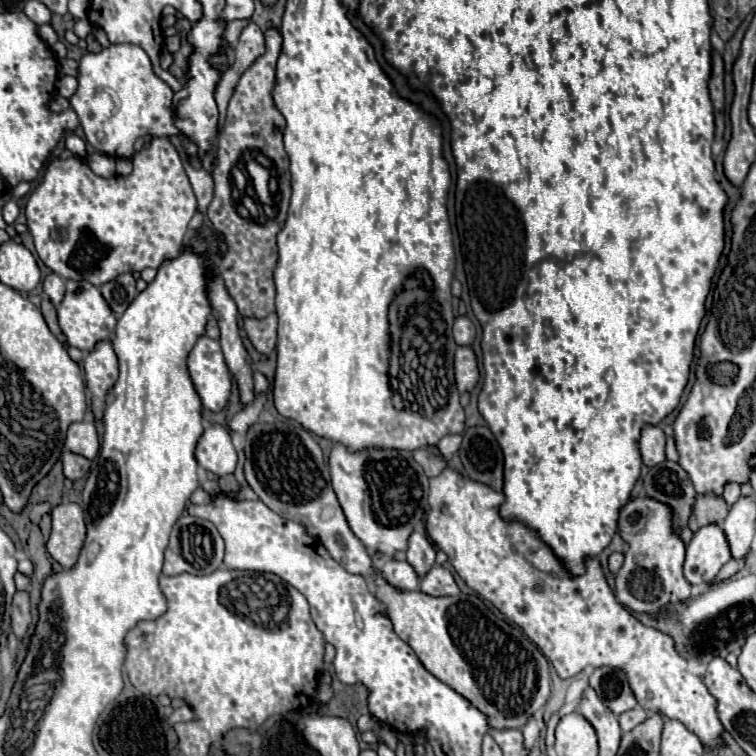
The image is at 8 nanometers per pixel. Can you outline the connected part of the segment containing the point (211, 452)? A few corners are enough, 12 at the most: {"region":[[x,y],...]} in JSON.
{"region":[[220,424],[206,426],[196,462],[226,476],[236,468],[236,450]]}

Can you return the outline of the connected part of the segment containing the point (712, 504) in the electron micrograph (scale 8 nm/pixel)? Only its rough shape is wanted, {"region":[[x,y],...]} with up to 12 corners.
{"region":[[696,496],[690,530],[722,524],[726,504],[722,498]]}

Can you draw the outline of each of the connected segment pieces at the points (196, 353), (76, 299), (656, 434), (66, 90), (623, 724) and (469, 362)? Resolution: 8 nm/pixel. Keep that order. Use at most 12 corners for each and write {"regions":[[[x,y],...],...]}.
{"regions":[[[200,336],[188,372],[202,406],[220,412],[232,374],[220,342]],[[66,282],[56,312],[70,346],[90,352],[116,328],[100,290]],[[646,426],[640,438],[640,454],[648,468],[662,464],[664,432]],[[66,74],[58,78],[58,94],[64,98],[76,92],[78,86],[74,76]],[[640,706],[620,714],[622,732],[630,732],[646,720]],[[470,346],[454,358],[456,388],[470,392],[478,382],[478,364]]]}

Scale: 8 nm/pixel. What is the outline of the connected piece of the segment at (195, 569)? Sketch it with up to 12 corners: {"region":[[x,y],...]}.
{"region":[[182,514],[162,574],[210,574],[224,540],[204,518]]}

